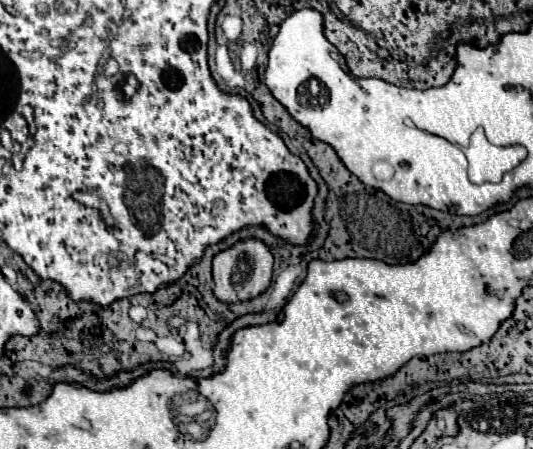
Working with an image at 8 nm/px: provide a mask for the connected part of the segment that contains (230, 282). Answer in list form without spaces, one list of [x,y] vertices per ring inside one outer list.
[[[257,240],[237,242],[233,248],[219,252],[213,258],[213,280],[215,280],[213,294],[219,302],[225,304],[245,302],[263,294],[271,284],[271,276],[273,276],[273,256],[269,248]]]

